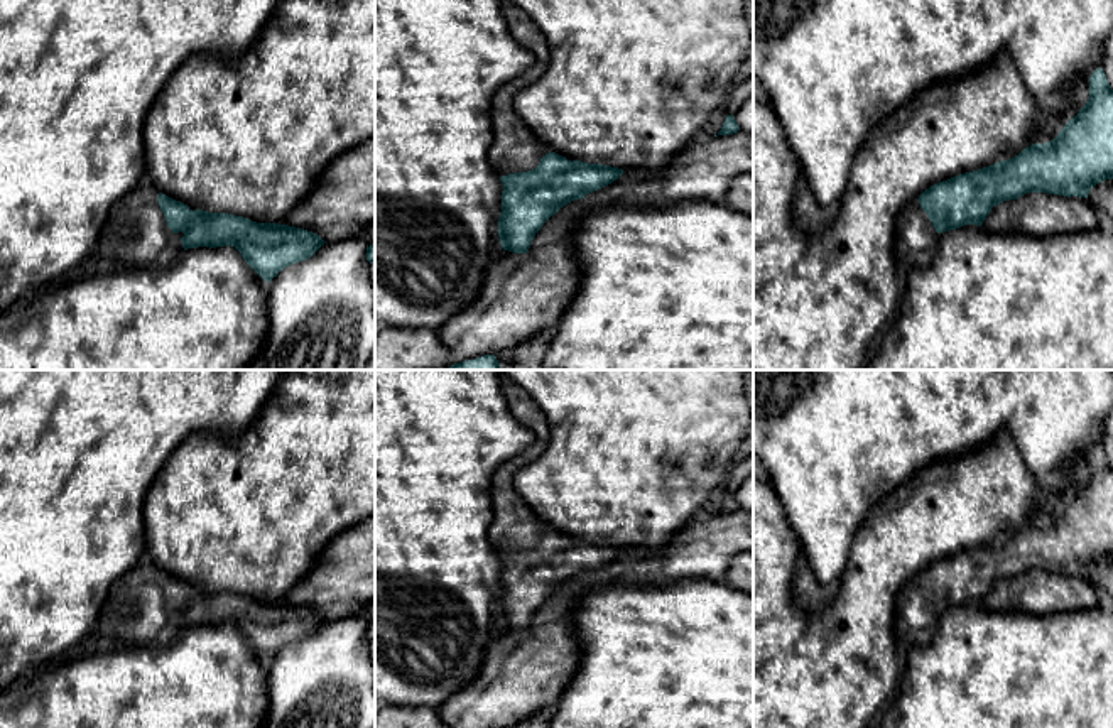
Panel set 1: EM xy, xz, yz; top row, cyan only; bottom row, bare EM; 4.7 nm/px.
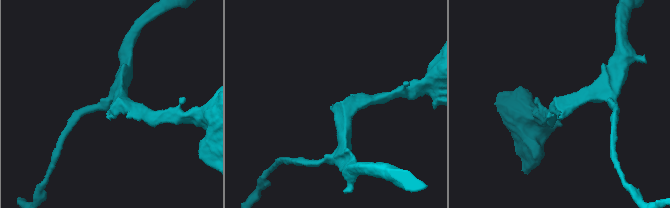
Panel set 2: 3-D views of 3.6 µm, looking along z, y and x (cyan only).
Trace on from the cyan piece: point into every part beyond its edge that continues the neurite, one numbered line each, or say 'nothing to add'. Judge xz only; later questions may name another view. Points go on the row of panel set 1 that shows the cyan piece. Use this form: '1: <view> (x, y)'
1: xz (515, 149)

